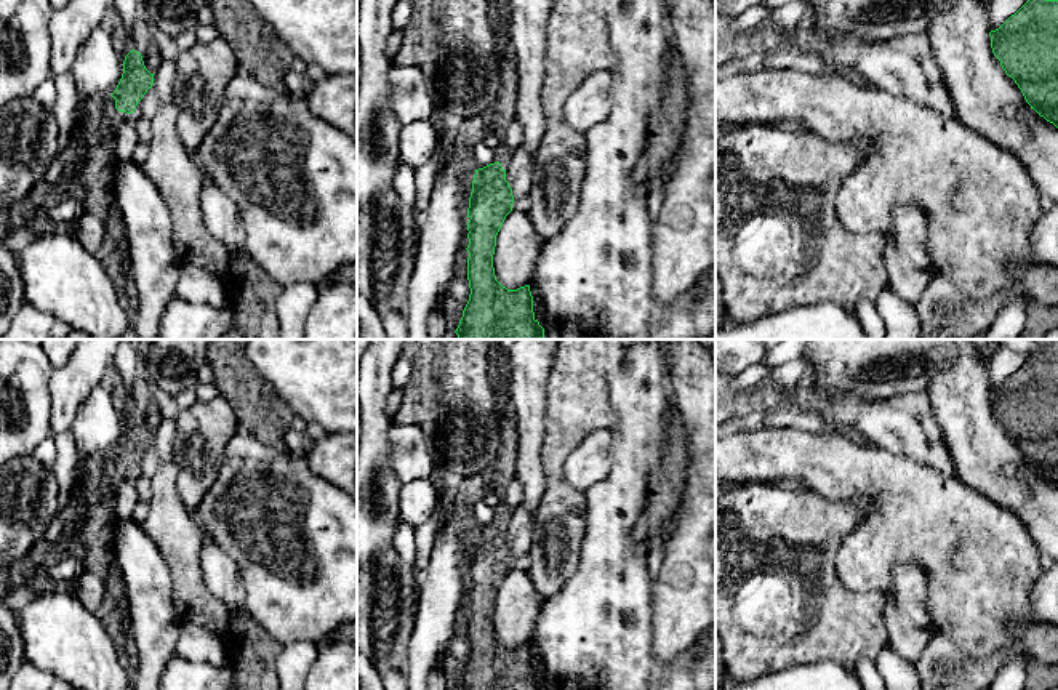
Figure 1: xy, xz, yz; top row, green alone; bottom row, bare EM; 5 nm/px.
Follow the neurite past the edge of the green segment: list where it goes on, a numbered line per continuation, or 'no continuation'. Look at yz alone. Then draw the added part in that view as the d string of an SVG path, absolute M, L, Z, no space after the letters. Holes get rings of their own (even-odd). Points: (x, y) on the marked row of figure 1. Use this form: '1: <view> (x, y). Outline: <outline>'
no continuation

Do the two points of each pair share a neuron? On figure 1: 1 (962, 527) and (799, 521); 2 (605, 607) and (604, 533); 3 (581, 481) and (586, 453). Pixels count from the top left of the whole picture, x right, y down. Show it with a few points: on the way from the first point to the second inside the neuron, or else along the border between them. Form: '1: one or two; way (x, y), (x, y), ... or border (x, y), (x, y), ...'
1: two; border (869, 497), (869, 513), (845, 537), (837, 554)
2: one; way (605, 589), (605, 551)
3: one; way (581, 474), (586, 460)

